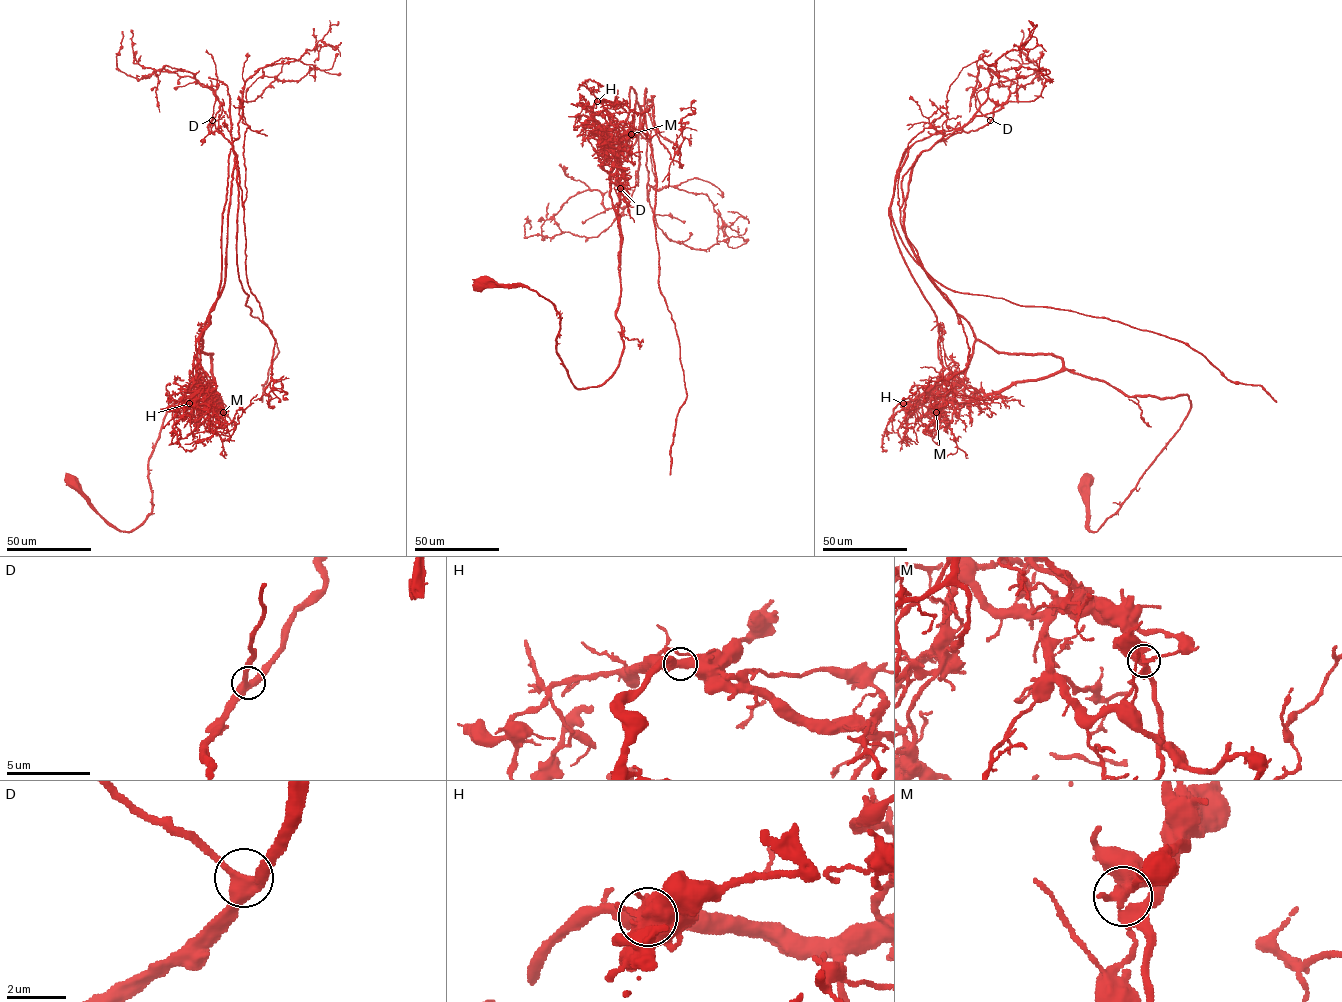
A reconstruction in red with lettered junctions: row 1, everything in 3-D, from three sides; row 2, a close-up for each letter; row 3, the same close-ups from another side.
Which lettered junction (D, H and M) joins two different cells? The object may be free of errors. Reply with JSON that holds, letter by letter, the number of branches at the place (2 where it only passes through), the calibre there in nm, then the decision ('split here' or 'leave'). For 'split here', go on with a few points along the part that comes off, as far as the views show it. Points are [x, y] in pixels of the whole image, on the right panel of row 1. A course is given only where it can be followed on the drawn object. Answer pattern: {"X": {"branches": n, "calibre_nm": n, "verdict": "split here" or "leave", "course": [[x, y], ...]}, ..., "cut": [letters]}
{"D": {"branches": 3, "calibre_nm": 400, "verdict": "leave"}, "H": {"branches": 4, "calibre_nm": 480, "verdict": "leave"}, "M": {"branches": 5, "calibre_nm": 360, "verdict": "split here", "course": [[936, 412], [937, 317], [889, 215], [907, 149], [892, 220], [936, 280], [1186, 343], [1276, 402]]}, "cut": ["M"]}

